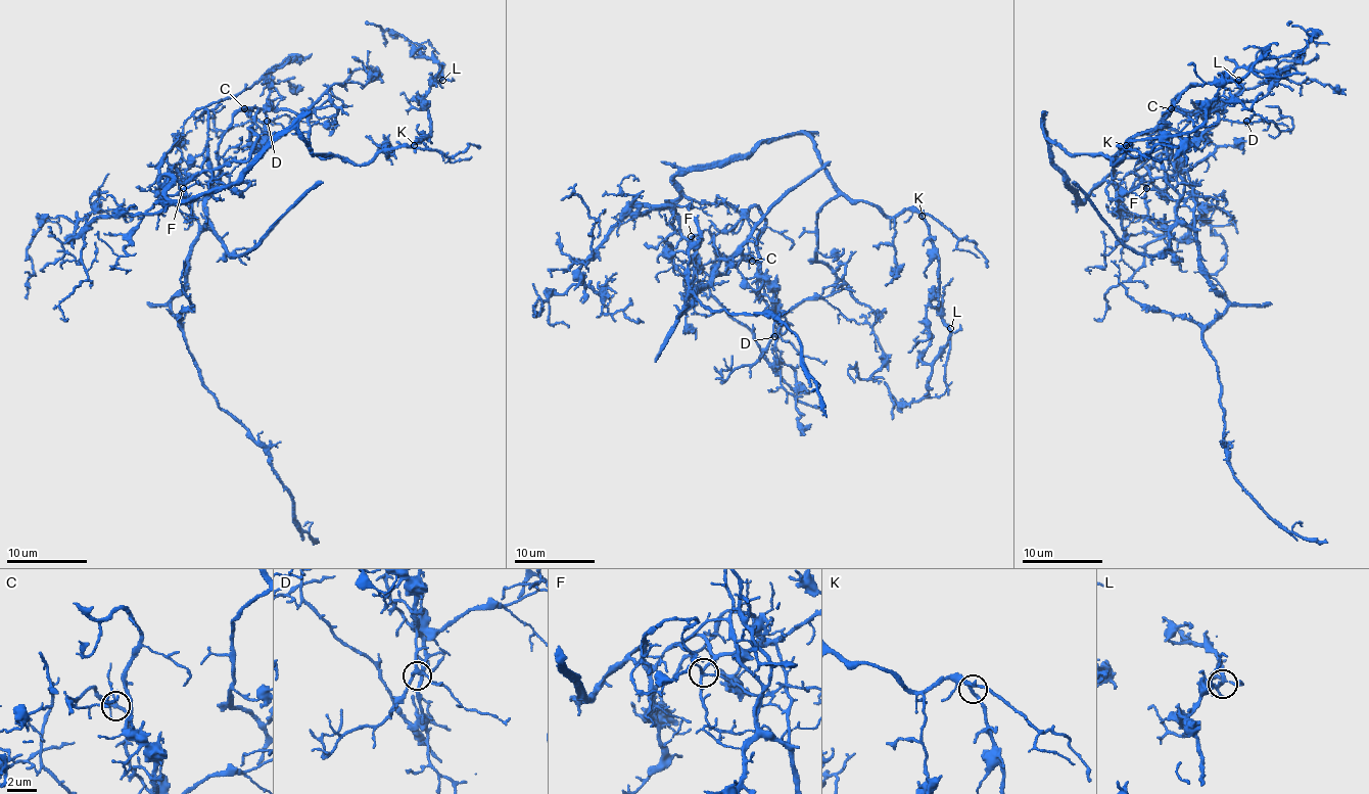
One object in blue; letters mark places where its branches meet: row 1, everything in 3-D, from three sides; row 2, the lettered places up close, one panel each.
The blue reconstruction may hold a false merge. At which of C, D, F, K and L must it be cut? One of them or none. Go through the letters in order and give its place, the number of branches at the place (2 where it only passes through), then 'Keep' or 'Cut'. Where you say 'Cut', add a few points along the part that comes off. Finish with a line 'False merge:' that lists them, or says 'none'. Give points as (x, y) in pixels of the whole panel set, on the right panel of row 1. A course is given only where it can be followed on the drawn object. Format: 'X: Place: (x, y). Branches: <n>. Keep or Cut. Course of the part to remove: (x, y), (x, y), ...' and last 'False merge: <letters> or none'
C: Place: (1171, 108). Branches: 4. Cut. Course of the part to remove: (1170, 108), (1160, 129), (1184, 185), (1176, 216), (1227, 302), (1202, 340), (1236, 482), (1287, 530), (1327, 543)
D: Place: (1246, 121). Branches: 4. Keep
F: Place: (1146, 188). Branches: 4. Keep
K: Place: (1126, 145). Branches: 4. Keep
L: Place: (1238, 80). Branches: 4. Keep
False merge: C

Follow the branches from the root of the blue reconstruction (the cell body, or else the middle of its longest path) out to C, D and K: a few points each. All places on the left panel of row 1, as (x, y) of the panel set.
C: (182, 201), (166, 195), (176, 181), (248, 158), (250, 127), (254, 145), (265, 133), (256, 110), (244, 108)
D: (182, 201), (166, 191), (176, 181), (246, 160), (256, 141), (250, 127), (256, 145), (267, 121)
K: (182, 201), (228, 187), (293, 129), (313, 152), (333, 152), (358, 165), (370, 162), (382, 151), (414, 145)

